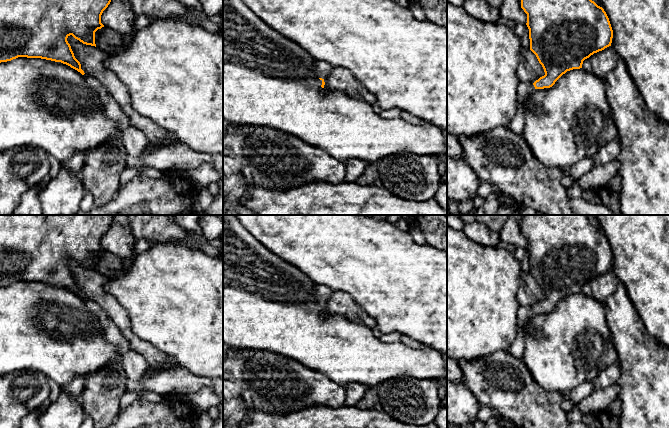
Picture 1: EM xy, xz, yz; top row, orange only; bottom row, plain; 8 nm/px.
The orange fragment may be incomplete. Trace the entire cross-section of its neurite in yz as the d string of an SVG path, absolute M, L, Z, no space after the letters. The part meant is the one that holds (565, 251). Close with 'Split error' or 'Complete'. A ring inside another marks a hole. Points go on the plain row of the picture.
M522 215L521 232L527 238L530 274L542 289L545 299L534 307L520 306L518 328L508 351L522 359L525 326L535 313L552 311L567 295L582 292L583 285L594 277L611 270L613 254L604 233L589 221L588 215Z. Split error

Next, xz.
M316 284L316 286L314 287L314 296L316 300L322 305L322 312L324 312L324 304L329 300L332 292L333 291L331 289L324 285Z. Split error

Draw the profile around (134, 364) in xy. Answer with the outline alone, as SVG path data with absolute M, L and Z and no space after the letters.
M129 350L120 359L127 378L132 381L140 381L149 367L146 358L134 350Z

